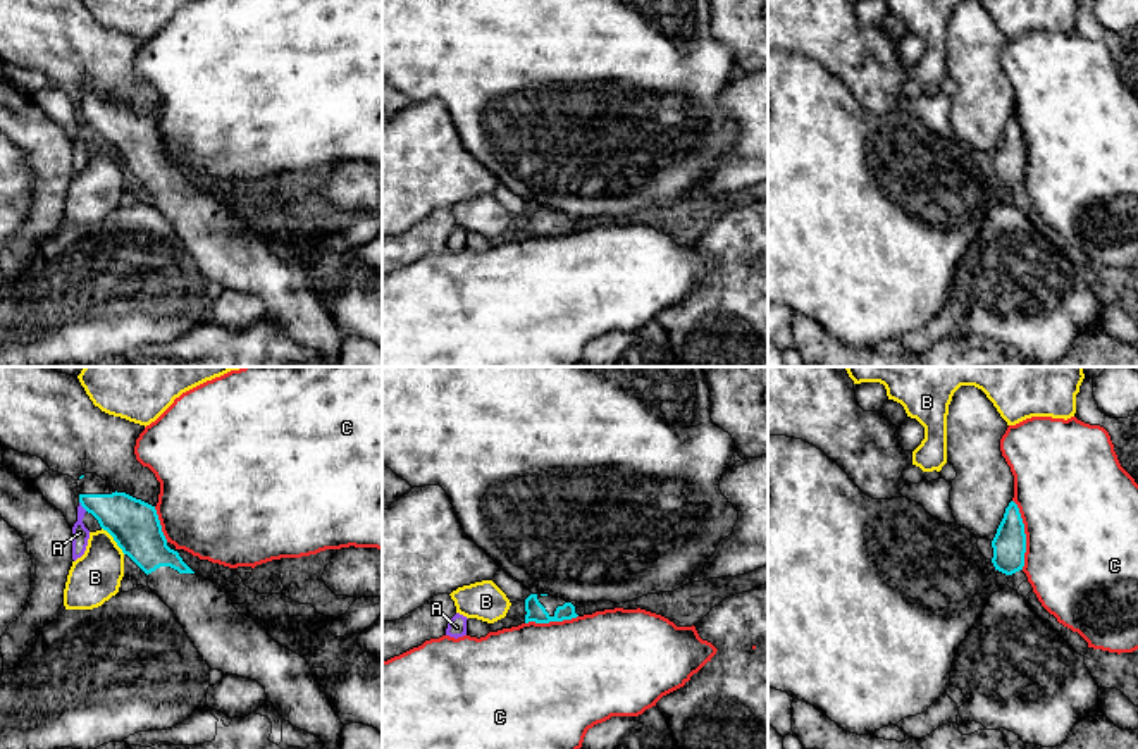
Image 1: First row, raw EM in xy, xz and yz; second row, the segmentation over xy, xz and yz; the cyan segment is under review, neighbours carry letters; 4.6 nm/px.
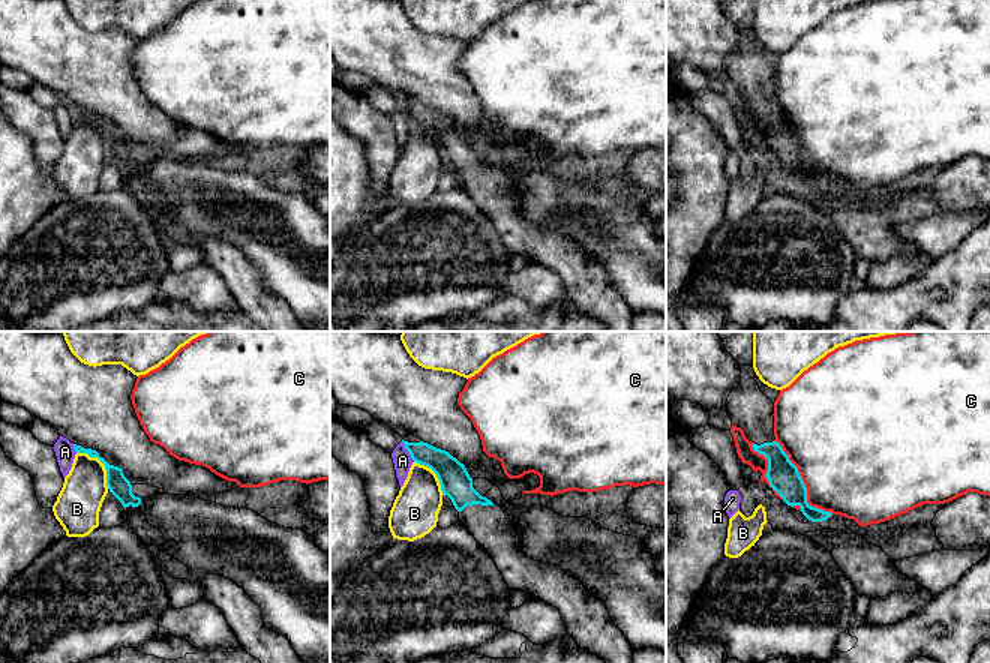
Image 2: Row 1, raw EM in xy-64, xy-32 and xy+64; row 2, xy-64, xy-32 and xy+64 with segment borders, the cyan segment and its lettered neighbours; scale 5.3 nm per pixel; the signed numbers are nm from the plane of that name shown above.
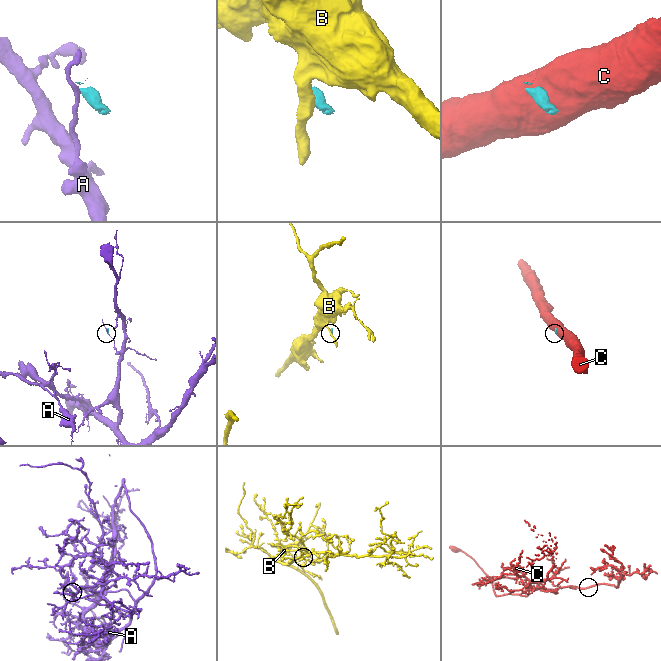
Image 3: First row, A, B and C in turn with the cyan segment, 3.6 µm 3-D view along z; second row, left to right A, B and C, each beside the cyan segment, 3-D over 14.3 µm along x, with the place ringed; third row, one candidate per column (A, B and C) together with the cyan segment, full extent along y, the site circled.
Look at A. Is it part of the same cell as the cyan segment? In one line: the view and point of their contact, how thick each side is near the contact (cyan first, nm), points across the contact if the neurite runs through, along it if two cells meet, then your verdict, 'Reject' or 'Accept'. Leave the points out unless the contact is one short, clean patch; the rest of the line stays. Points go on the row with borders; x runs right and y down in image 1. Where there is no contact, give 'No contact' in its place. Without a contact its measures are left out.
Touches cyan at xy (83, 507). Thickness 240 nm (cyan) against 80 nm. Boundary: xy (80, 501), (86, 510). Reject

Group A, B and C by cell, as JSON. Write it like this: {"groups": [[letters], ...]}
{"groups": [["A"], ["B"], ["C"]]}

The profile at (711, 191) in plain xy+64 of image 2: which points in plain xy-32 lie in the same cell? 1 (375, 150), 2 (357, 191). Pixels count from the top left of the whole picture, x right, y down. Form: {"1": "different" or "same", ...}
{"1": "same", "2": "different"}

